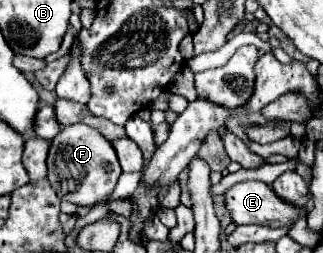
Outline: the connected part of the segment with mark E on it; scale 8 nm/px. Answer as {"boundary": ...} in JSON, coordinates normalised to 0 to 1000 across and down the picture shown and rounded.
{"boundary":[[[743,719],[700,759],[700,814],[724,885],[799,885],[799,893],[910,893],[929,854],[947,846],[935,814],[898,814],[873,798],[848,751],[817,719]]]}

